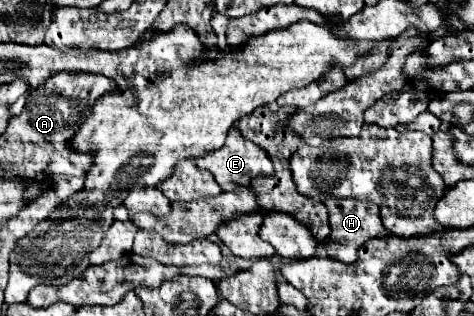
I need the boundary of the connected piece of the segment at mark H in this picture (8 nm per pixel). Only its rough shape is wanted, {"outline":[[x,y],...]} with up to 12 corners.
{"outline":[[325,199],[329,257],[357,261],[369,239],[391,235],[369,201]]}

